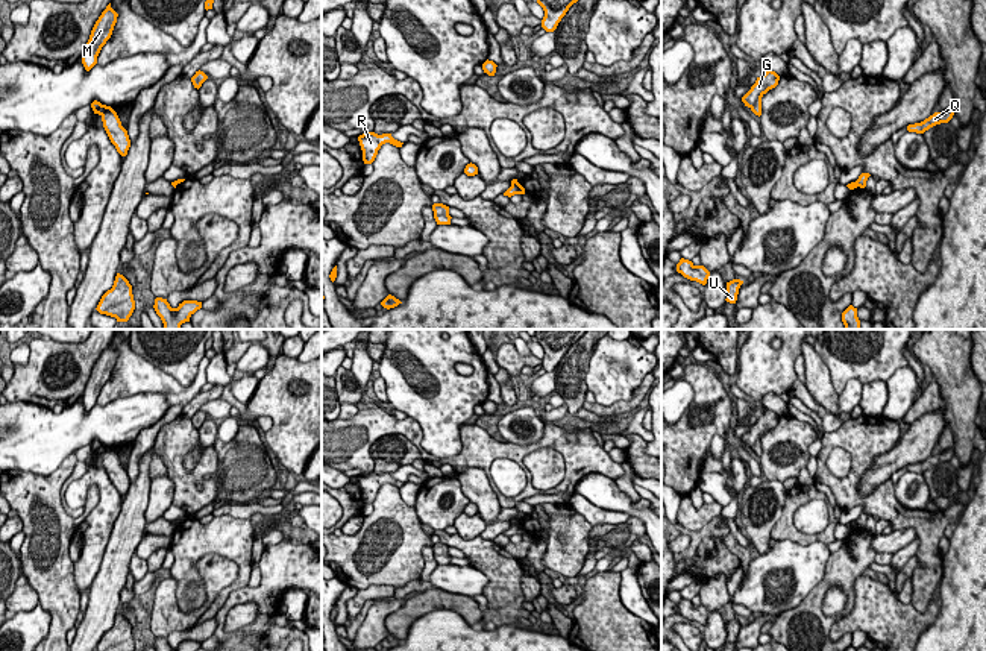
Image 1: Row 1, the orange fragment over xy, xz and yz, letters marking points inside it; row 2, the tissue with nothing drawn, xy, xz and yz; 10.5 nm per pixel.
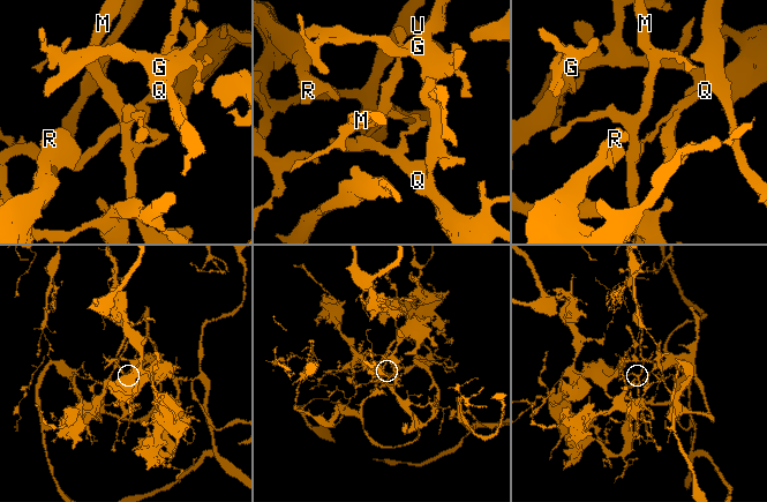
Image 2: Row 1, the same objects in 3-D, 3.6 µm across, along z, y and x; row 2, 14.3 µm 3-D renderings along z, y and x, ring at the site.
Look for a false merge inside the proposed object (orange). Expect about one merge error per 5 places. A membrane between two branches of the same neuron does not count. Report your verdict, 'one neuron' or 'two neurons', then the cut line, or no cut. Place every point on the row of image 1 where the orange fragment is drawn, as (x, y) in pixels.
two neurons; cut xz (518, 182), (511, 185)

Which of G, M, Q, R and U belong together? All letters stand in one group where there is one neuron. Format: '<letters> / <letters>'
G Q R U / M

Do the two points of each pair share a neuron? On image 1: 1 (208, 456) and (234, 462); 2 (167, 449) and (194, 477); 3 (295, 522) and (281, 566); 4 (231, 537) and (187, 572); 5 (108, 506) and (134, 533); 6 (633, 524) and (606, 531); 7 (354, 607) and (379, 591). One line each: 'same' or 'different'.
1: different
2: same
3: different
4: same
5: different
6: same
7: same

